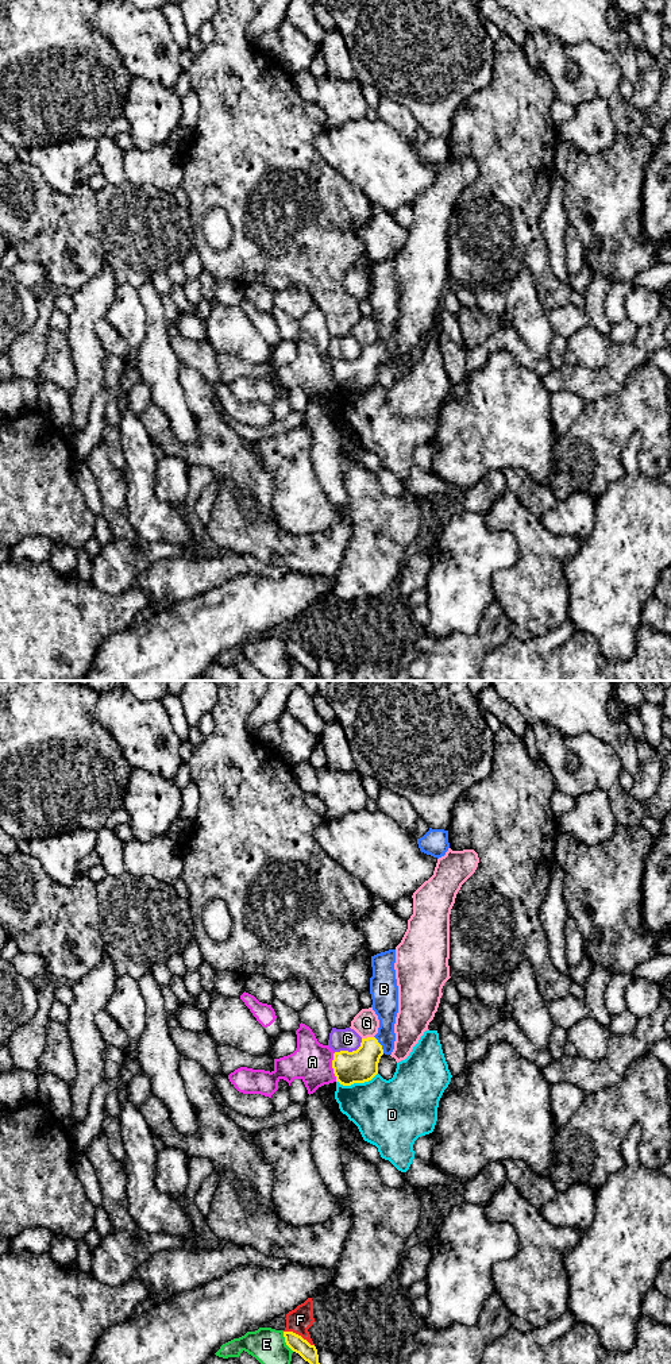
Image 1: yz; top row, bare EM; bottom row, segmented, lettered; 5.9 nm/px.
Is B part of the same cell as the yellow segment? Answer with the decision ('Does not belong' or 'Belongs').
Belongs

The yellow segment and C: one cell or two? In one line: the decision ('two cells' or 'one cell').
two cells

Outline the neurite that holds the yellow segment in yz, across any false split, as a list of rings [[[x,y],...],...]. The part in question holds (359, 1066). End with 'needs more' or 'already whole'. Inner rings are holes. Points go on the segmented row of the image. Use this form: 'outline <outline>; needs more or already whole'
outline [[[396,949],[371,956],[371,1007],[378,1016],[379,1028],[374,1037],[362,1039],[360,1047],[356,1051],[333,1053],[333,1074],[336,1082],[343,1086],[371,1080],[378,1074],[381,1056],[383,1053],[392,1055],[394,1049],[394,1024],[398,1013],[398,986],[394,963]]]; needs more

